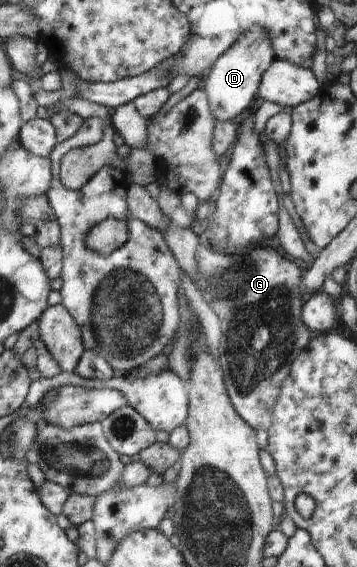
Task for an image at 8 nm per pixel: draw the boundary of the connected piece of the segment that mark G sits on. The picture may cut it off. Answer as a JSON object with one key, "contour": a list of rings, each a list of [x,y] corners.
{"contour":[[[206,239],[202,241],[201,244],[197,245],[197,262],[199,262],[199,272],[200,277],[197,277],[196,284],[199,286],[199,292],[204,298],[204,301],[215,311],[215,314],[219,317],[220,325],[222,326],[222,337],[219,345],[221,358],[220,366],[225,366],[225,378],[229,378],[229,392],[228,394],[233,394],[233,406],[237,406],[237,410],[241,410],[241,418],[245,418],[245,422],[249,422],[249,426],[253,429],[263,428],[263,430],[268,430],[272,423],[272,414],[274,411],[274,404],[277,400],[279,394],[281,394],[281,388],[283,388],[283,381],[287,378],[289,374],[291,365],[293,361],[301,354],[301,351],[309,344],[311,340],[311,332],[309,332],[309,327],[305,326],[304,322],[301,322],[301,310],[299,310],[299,304],[301,308],[304,308],[303,302],[305,302],[310,294],[302,291],[300,287],[301,284],[301,270],[299,266],[281,256],[275,248],[272,246],[275,244],[270,244],[269,246],[257,246],[256,249],[251,249],[246,251],[245,254],[231,254],[230,252],[218,252],[209,244]]]}

